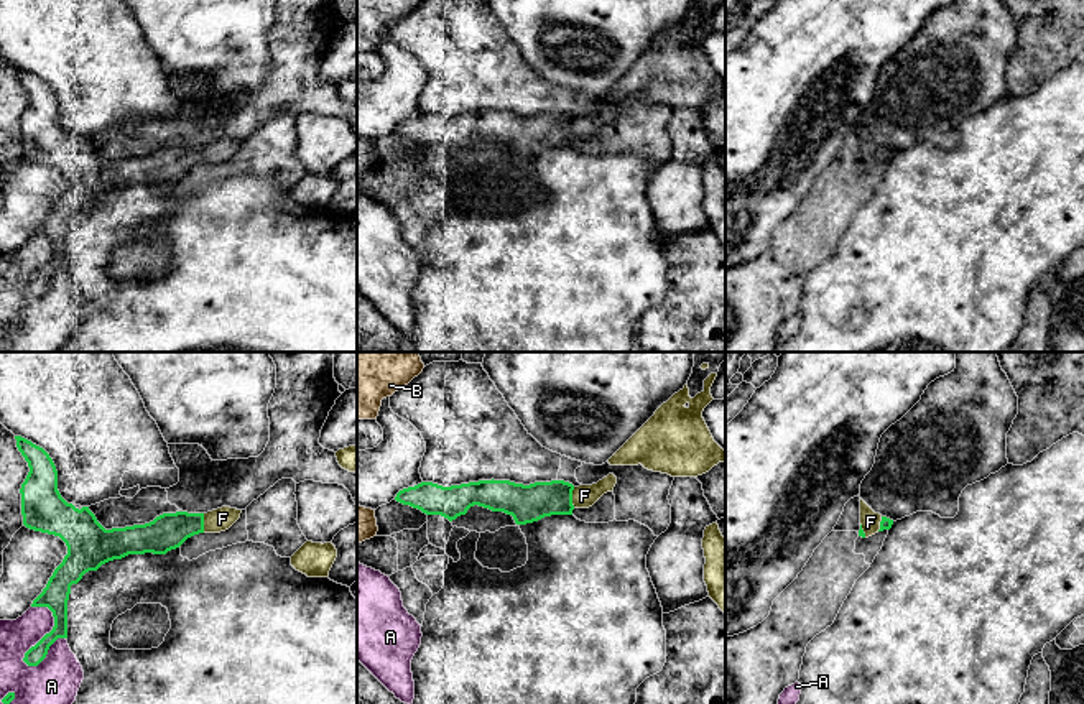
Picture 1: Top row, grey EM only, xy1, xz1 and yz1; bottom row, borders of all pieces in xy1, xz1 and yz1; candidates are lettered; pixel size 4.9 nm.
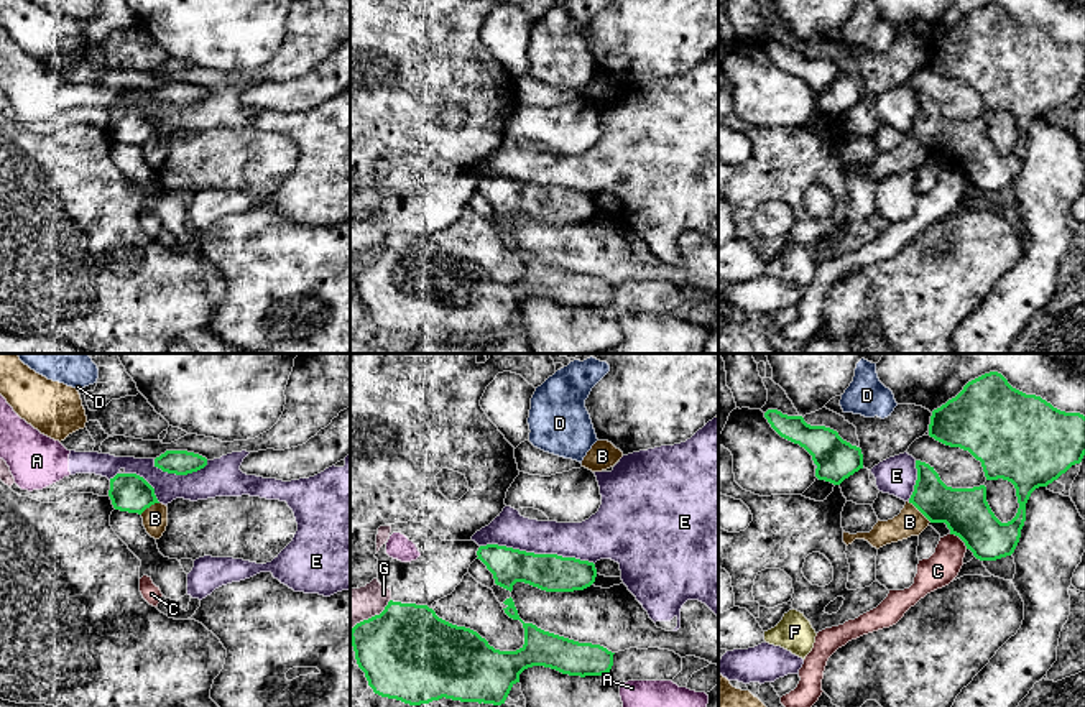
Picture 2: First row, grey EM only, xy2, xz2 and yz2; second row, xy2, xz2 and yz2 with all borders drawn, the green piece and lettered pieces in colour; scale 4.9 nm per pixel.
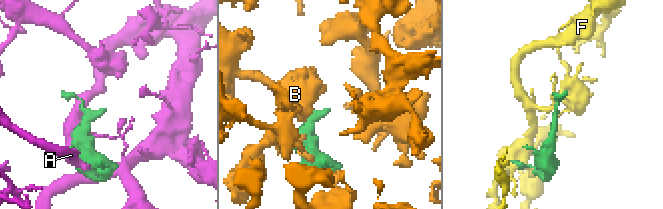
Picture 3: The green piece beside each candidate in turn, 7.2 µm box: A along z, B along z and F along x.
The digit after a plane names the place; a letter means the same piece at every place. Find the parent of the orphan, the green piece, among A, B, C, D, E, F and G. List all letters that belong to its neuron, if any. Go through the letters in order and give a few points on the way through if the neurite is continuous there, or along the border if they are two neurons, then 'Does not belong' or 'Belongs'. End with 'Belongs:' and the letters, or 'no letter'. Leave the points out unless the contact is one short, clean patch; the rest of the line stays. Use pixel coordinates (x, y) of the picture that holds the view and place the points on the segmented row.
A: Does not belong
B: Does not belong
C: Boundary: yz2 (951, 533), (967, 548). Does not belong
D: Does not belong
E: Does not belong
F: Belongs
G: Boundary: xz2 (390, 599), (378, 614), (360, 620), (350, 632). Does not belong
Belongs: F

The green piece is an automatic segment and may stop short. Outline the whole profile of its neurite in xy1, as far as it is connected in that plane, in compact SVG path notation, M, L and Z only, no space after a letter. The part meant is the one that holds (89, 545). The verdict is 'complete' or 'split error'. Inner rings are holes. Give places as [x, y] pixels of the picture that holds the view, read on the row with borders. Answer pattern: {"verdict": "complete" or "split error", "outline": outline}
{"verdict": "split error", "outline": "M21 436L15 439L30 467L20 489L23 525L59 536L67 546L63 563L31 604L31 607L48 607L54 627L25 653L23 661L28 666L38 666L58 638L67 638L71 586L86 572L128 554L166 554L194 535L225 531L240 518L242 510L222 507L207 513L163 513L145 525L105 530L89 507L79 510L61 497L58 470L49 454Z"}

